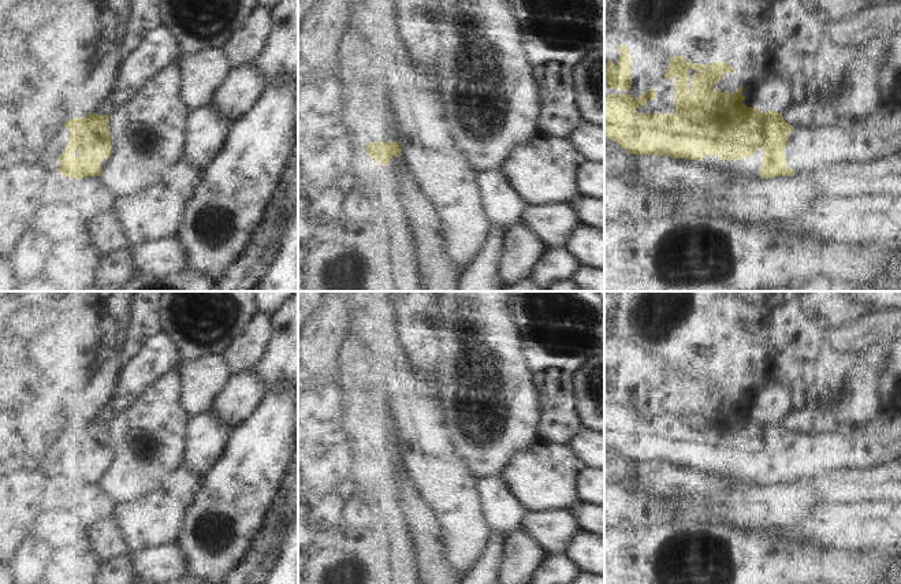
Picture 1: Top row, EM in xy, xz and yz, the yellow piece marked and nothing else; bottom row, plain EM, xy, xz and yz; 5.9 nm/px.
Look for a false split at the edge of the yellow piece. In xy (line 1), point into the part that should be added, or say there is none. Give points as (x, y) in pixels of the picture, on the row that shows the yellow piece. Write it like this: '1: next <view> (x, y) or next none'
1: next none

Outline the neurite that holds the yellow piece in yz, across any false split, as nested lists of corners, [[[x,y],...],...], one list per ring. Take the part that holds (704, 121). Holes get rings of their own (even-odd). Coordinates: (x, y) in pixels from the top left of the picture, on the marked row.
[[[671,56],[664,79],[675,78],[675,112],[674,114],[637,114],[638,105],[655,100],[654,88],[633,98],[632,94],[604,94],[604,138],[619,144],[630,155],[670,156],[671,159],[703,160],[704,156],[716,155],[721,160],[738,161],[751,157],[760,146],[763,148],[763,167],[760,178],[804,175],[807,178],[822,178],[833,164],[856,179],[890,179],[901,165],[901,97],[887,97],[880,93],[876,98],[867,100],[849,114],[844,124],[837,126],[790,126],[781,114],[767,111],[762,114],[756,108],[744,104],[742,85],[730,94],[718,92],[712,83],[719,83],[725,72],[731,74],[734,68],[723,62],[705,64],[688,63],[684,56]]]

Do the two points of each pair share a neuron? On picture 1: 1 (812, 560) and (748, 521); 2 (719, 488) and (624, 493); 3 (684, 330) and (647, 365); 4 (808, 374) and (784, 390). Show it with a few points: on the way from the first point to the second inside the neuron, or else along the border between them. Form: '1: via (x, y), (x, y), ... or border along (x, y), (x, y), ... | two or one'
1: border along (747, 529), (754, 531) | two
2: via (696, 480), (658, 480), (647, 486) | one
3: border along (628, 343), (671, 361) | two
4: via (803, 375), (799, 375), (789, 385) | one

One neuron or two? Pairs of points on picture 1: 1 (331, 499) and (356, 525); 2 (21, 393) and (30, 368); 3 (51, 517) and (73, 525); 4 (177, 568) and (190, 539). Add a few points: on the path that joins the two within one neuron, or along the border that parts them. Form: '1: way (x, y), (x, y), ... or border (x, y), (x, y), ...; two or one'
1: border (372, 503), (349, 499), (339, 513), (338, 523); two
2: way (21, 387), (30, 374); one
3: way (56, 523), (67, 525); one
4: border (178, 543), (187, 557), (189, 569); two

